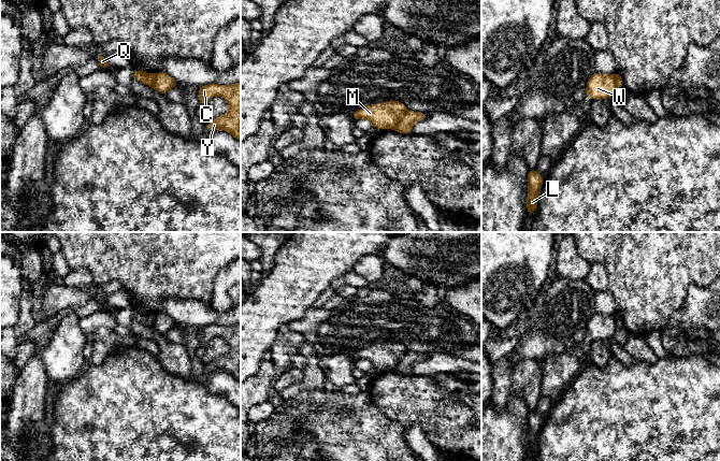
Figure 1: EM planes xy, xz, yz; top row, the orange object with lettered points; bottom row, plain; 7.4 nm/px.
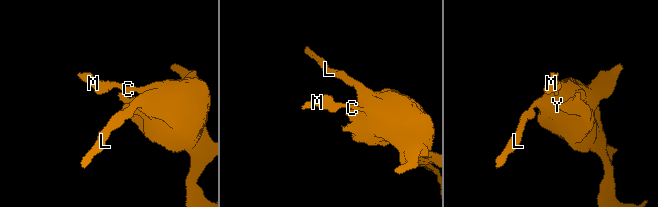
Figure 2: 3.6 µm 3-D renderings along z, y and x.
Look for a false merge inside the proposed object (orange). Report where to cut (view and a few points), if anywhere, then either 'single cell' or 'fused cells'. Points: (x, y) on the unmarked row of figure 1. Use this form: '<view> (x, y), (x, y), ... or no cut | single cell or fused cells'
xz (406, 350), (392, 369) | fused cells

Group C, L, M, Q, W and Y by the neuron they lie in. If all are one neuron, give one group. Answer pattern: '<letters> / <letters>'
C L Y / M Q W

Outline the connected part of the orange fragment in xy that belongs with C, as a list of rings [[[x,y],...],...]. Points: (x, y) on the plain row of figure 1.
[[[241,323],[232,326],[208,325],[198,331],[200,345],[206,345],[214,336],[220,336],[229,344],[229,351],[205,369],[210,372],[222,370],[241,381]]]

